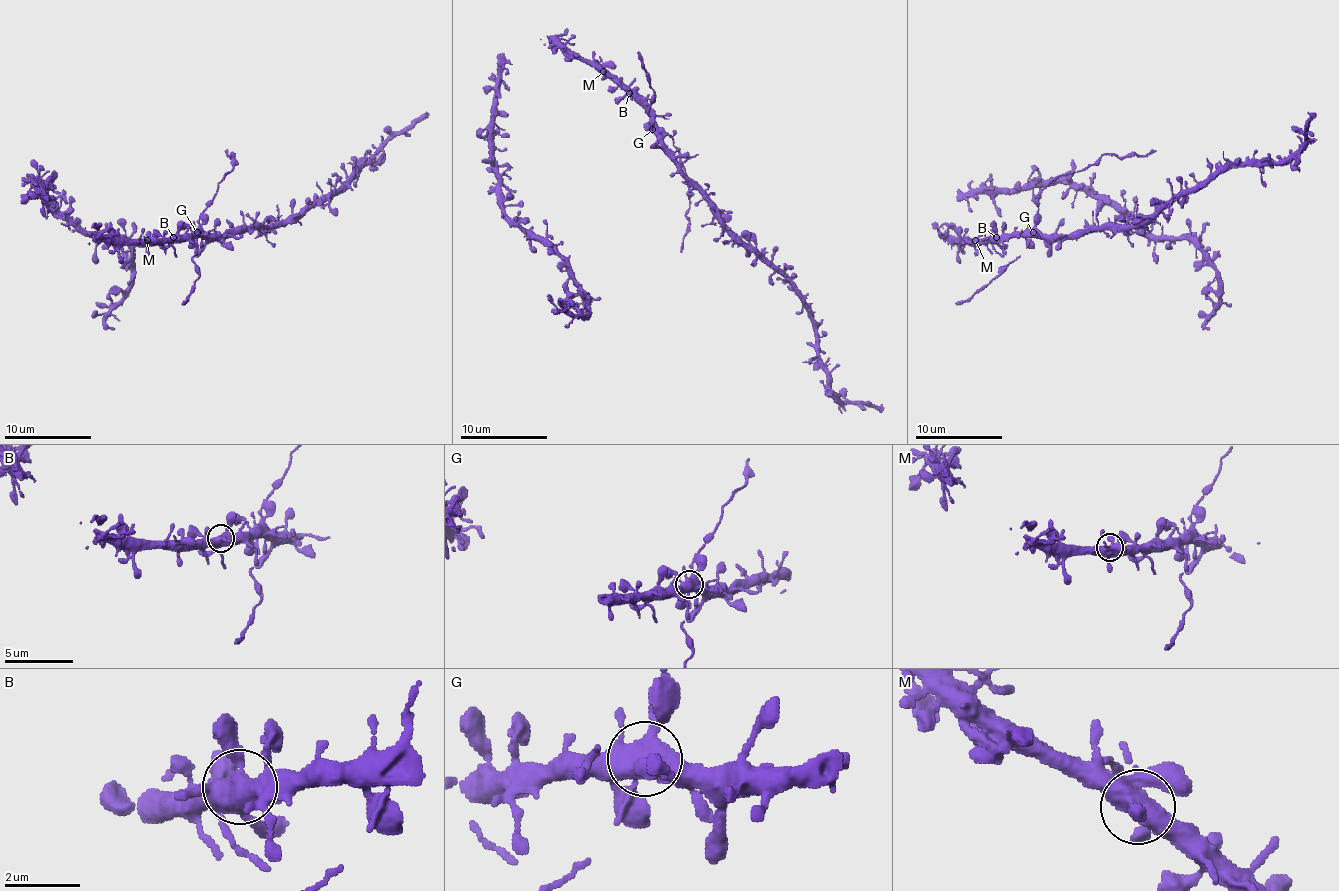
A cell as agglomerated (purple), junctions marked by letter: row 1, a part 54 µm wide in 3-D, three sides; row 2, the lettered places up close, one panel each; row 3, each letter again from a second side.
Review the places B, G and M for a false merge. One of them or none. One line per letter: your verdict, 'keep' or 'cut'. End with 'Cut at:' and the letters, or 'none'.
B: keep
G: keep
M: keep
Cut at: none

